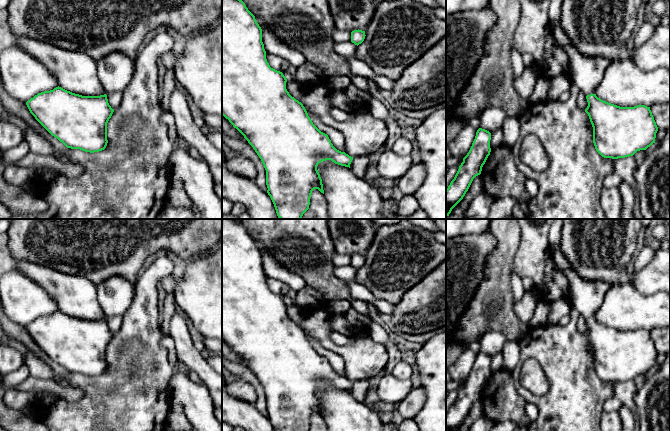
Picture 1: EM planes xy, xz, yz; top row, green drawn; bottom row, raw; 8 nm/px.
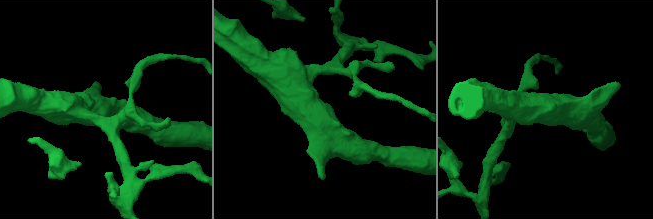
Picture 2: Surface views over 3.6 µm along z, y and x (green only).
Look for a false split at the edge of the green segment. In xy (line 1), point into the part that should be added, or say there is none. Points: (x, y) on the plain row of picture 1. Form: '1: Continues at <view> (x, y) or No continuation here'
1: No continuation here

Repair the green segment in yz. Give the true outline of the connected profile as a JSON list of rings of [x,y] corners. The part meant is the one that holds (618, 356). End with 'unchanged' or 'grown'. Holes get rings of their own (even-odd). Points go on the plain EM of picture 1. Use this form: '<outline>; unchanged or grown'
[[[554,219],[552,221],[548,232],[548,240],[556,267],[568,279],[572,307],[586,320],[588,330],[585,336],[588,338],[593,351],[593,367],[596,375],[604,382],[618,383],[633,380],[640,374],[646,374],[655,367],[658,355],[650,331],[645,329],[620,331],[596,320],[596,312],[603,303],[606,292],[613,284],[603,281],[587,281],[570,267],[560,247],[563,220]]]; grown

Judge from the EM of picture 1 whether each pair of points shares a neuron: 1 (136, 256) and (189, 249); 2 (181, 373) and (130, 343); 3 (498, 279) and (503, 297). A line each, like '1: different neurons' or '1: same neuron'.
1: same neuron
2: different neurons
3: same neuron

